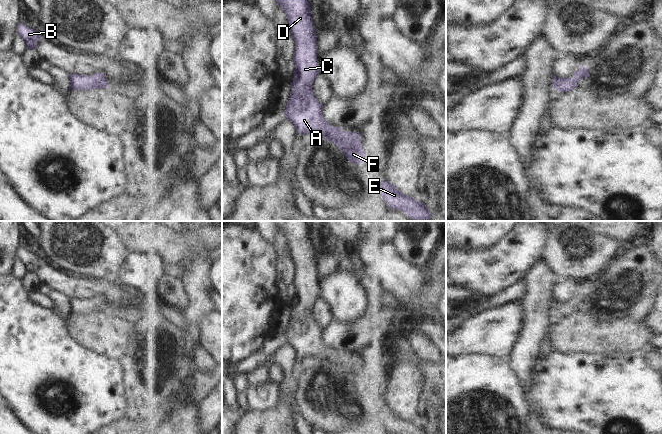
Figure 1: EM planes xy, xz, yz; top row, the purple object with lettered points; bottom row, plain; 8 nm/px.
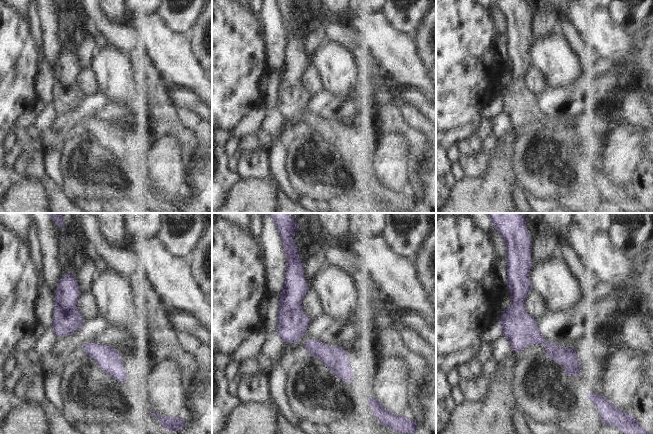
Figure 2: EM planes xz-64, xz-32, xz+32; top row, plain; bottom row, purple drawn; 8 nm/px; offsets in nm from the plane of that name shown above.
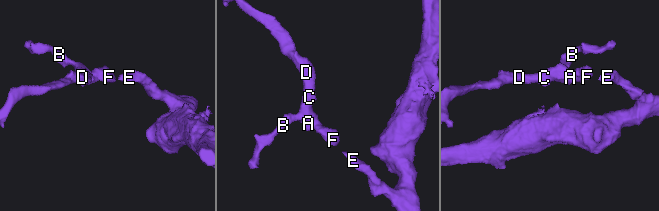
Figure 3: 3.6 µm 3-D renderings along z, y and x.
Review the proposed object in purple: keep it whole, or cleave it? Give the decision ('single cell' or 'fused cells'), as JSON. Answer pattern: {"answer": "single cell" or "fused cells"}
{"answer": "single cell"}

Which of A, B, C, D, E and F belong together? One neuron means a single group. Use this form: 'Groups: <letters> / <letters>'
Groups: A B C D E F

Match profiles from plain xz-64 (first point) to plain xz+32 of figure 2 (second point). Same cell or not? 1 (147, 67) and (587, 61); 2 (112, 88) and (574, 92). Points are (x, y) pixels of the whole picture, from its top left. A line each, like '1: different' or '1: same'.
1: same
2: different

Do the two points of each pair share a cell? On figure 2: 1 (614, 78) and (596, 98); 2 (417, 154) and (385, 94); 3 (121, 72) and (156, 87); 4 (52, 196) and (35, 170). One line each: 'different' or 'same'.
1: same
2: same
3: different
4: same

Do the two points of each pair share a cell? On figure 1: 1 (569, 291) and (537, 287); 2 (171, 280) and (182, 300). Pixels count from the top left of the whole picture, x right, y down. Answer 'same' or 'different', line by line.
1: different
2: same

